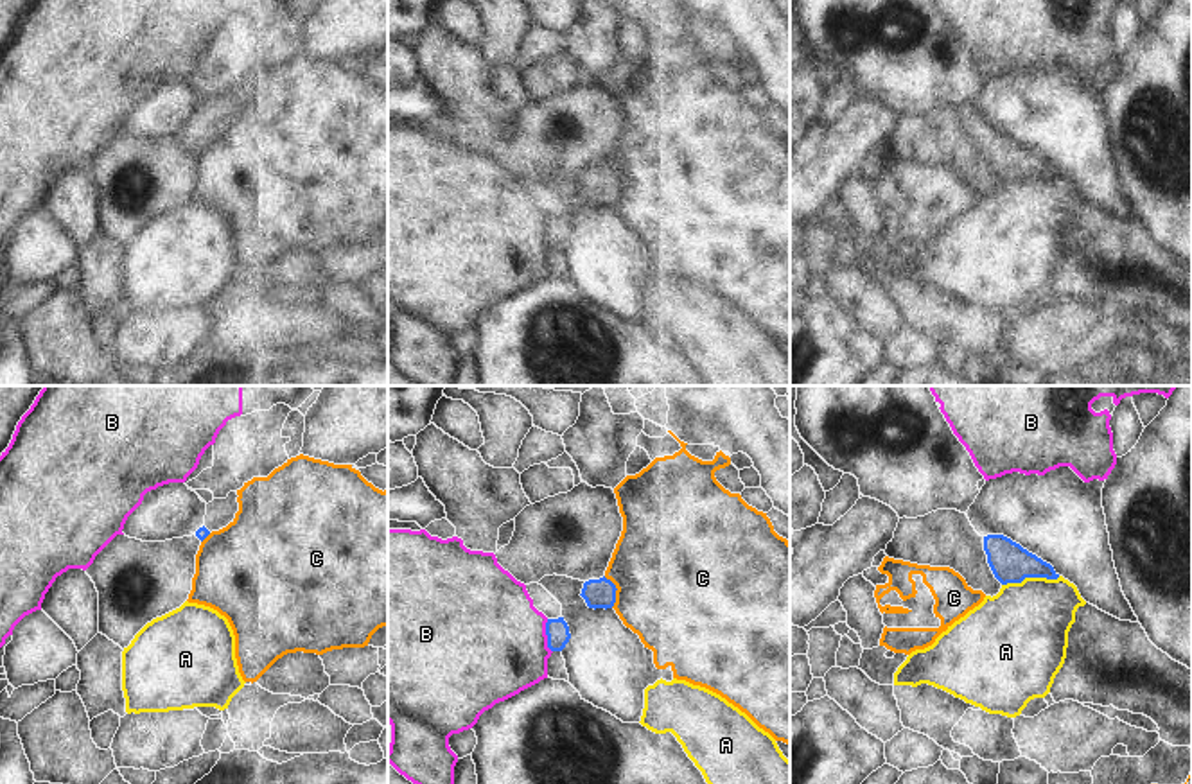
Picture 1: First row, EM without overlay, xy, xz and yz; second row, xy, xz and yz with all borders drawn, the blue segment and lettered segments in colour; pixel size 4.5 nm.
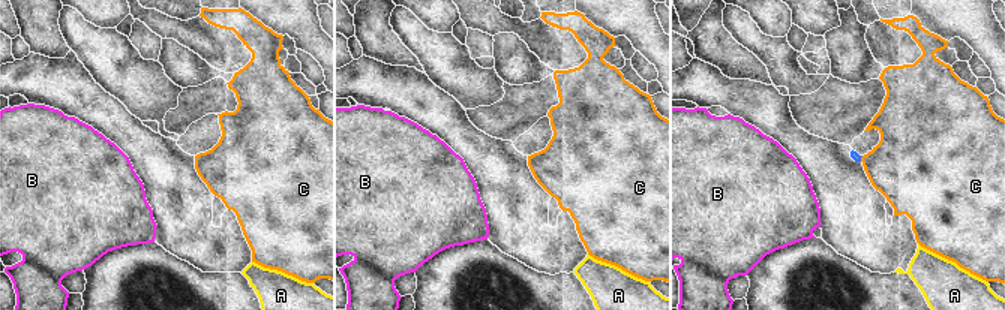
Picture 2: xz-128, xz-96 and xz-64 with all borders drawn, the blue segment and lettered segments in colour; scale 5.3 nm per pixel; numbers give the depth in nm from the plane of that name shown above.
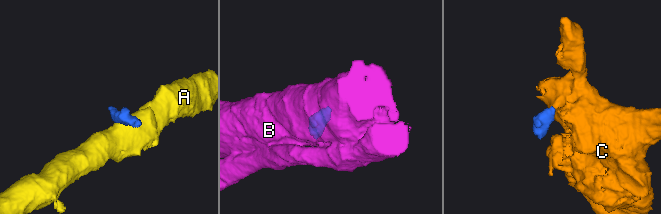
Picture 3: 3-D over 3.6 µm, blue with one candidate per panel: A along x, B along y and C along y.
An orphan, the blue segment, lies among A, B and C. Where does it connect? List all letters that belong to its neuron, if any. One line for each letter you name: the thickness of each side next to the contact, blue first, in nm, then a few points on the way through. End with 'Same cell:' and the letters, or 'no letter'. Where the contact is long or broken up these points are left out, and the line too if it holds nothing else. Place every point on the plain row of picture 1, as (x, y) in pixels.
Same cell: no letter

